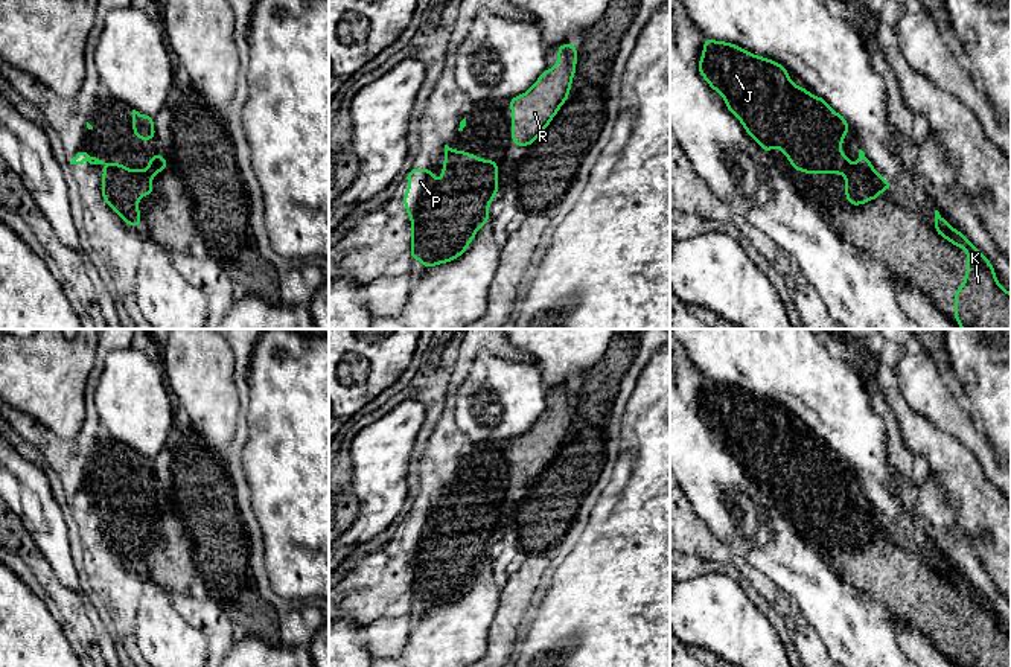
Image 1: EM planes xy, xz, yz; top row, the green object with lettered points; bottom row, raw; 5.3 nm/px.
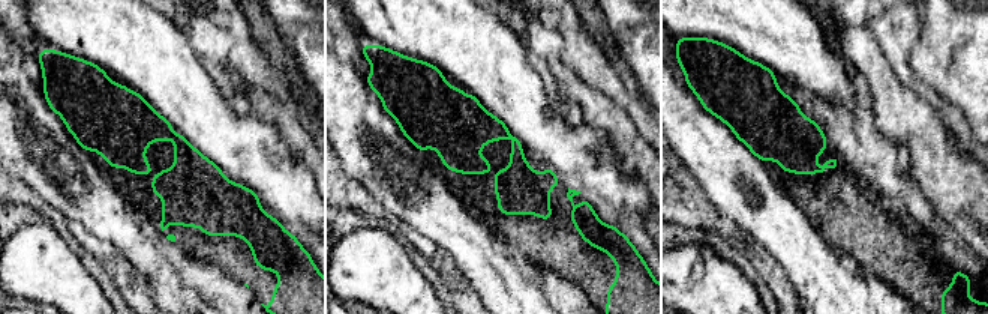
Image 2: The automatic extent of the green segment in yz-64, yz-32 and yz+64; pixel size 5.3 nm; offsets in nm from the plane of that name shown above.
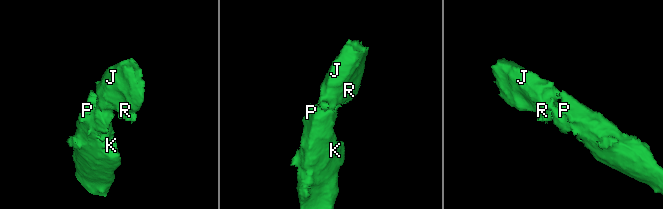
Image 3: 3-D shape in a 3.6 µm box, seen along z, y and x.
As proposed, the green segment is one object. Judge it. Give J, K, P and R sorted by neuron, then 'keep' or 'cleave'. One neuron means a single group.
groups J K P R; keep

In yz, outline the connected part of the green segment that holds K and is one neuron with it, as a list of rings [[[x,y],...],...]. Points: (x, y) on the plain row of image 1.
[[[935,551],[936,574],[967,592],[964,626],[955,633],[959,667],[1011,667],[1011,635],[997,623],[991,603]]]

